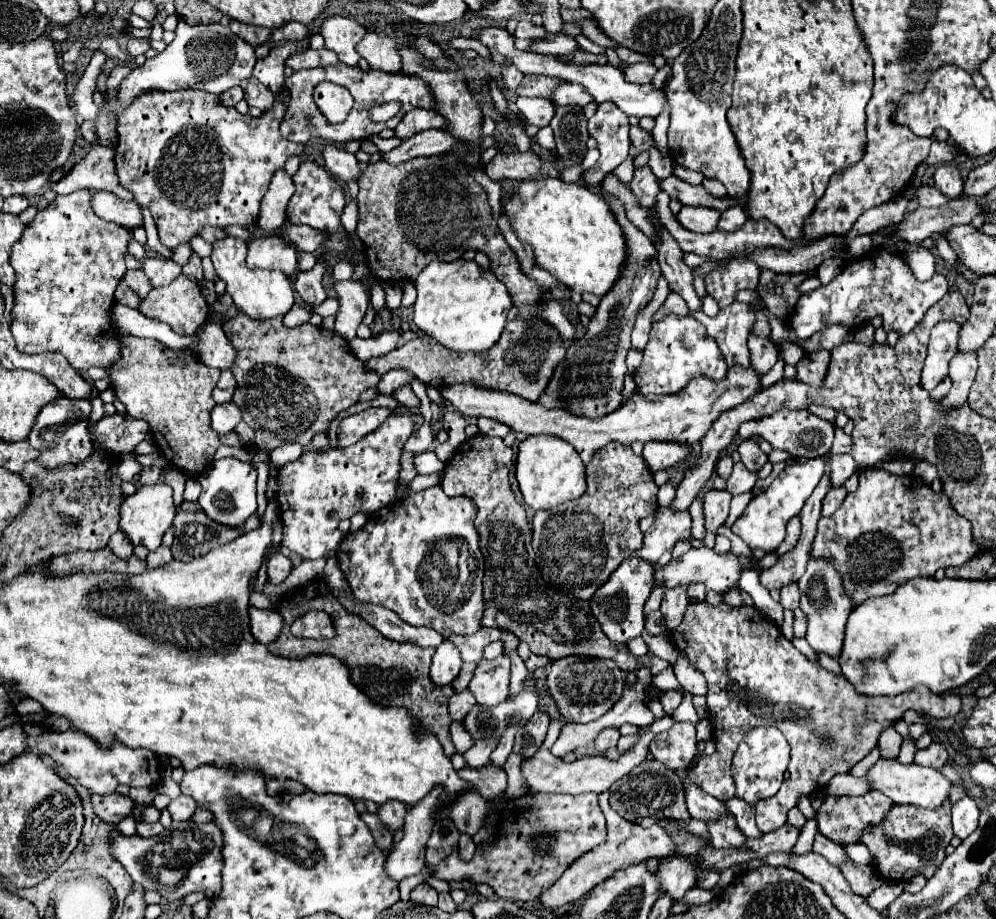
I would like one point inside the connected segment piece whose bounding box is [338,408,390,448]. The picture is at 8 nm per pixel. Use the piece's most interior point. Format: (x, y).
(352, 428)

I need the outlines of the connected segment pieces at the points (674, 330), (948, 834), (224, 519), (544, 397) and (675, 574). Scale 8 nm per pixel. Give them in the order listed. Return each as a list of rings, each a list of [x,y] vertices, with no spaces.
[[[668,314],[652,324],[650,340],[643,350],[643,361],[636,374],[634,382],[640,394],[674,394],[694,376],[706,376],[714,382],[726,378],[724,358],[714,340],[704,334],[704,328],[694,318],[676,314]]]
[[[950,800],[934,810],[918,808],[912,804],[894,804],[880,820],[880,824],[872,824],[862,832],[860,842],[868,846],[876,862],[876,870],[886,882],[908,882],[916,874],[930,878],[936,872],[946,856],[944,850],[954,836],[950,824],[950,808]]]
[[[222,458],[212,462],[204,472],[200,472],[198,482],[202,484],[202,494],[198,498],[202,510],[208,518],[226,526],[242,526],[248,516],[256,512],[256,468],[238,458]]]
[[[606,194],[604,200],[612,208],[612,214],[620,224],[626,240],[626,262],[622,266],[622,274],[600,300],[596,314],[592,316],[590,326],[586,330],[586,336],[578,338],[574,344],[568,346],[568,356],[556,366],[554,376],[550,378],[546,390],[536,402],[544,408],[562,408],[566,412],[586,416],[590,420],[598,420],[622,406],[622,388],[626,376],[624,360],[630,350],[630,334],[638,312],[646,308],[656,290],[658,278],[662,276],[652,240],[626,218],[626,208],[616,196]]]
[[[692,548],[684,556],[672,558],[666,566],[656,566],[654,588],[670,590],[670,588],[674,588],[678,584],[704,582],[708,590],[716,590],[716,592],[724,594],[734,586],[734,582],[740,578],[740,570],[744,570],[744,568],[756,568],[758,570],[758,564],[752,562],[750,558],[738,558],[734,554],[716,554],[710,548]]]

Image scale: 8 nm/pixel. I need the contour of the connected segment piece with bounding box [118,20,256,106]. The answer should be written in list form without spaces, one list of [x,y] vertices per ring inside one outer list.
[[[180,20],[176,28],[176,38],[166,46],[166,50],[160,52],[156,58],[148,58],[142,66],[136,66],[132,74],[124,80],[124,84],[120,84],[118,90],[120,106],[128,106],[140,92],[146,90],[198,88],[220,94],[232,86],[242,84],[244,80],[250,80],[254,64],[256,64],[254,48],[246,40],[234,36],[226,26],[222,24],[188,26],[184,20]]]

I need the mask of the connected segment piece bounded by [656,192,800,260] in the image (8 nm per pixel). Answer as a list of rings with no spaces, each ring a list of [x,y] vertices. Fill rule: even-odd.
[[[660,192],[656,196],[656,212],[662,220],[662,224],[668,228],[668,232],[672,234],[672,238],[680,244],[682,252],[696,252],[700,256],[706,256],[706,258],[712,258],[712,260],[722,260],[722,258],[730,258],[730,256],[736,256],[736,254],[748,254],[752,252],[754,248],[764,248],[764,246],[778,246],[778,248],[794,248],[796,244],[800,244],[800,240],[786,240],[782,236],[782,232],[774,226],[774,224],[768,224],[766,220],[758,220],[758,222],[752,222],[748,220],[740,230],[736,232],[722,232],[722,230],[716,230],[716,232],[710,232],[710,234],[696,234],[696,232],[688,232],[686,228],[680,228],[680,224],[676,224],[676,218],[674,214],[670,212],[668,208],[668,202],[670,202],[670,196],[666,192]]]

